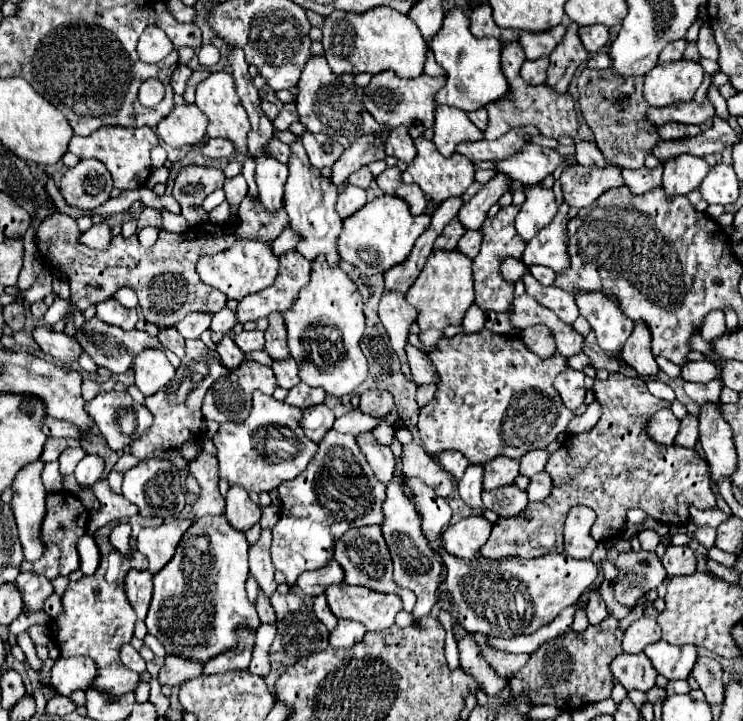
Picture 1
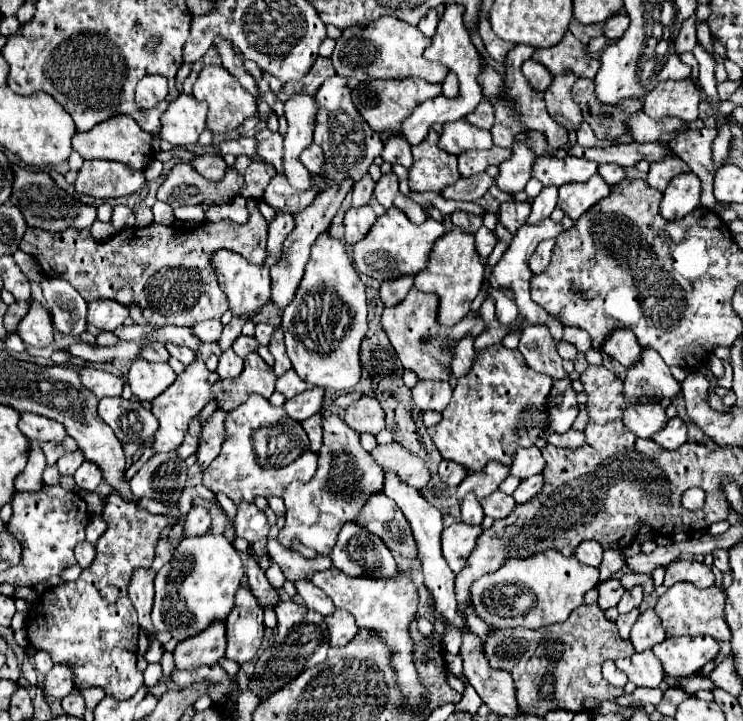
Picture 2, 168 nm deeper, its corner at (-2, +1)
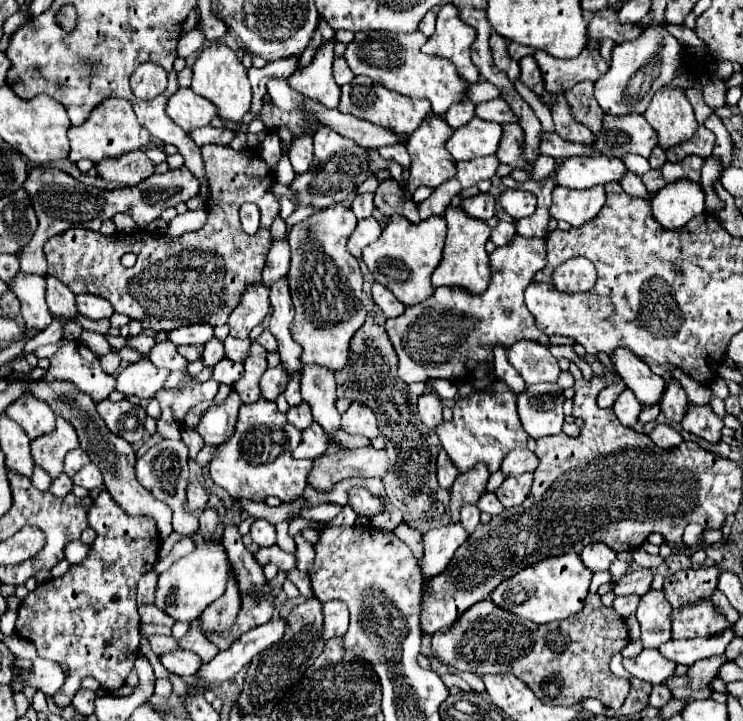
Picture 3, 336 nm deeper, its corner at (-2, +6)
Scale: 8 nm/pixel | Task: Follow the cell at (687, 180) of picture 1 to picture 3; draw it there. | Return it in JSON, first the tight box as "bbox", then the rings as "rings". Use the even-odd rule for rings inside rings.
{"bbox":[653,180,705,228],"rings":[[[677,180],[663,186],[653,198],[653,218],[665,228],[681,228],[705,210],[705,194],[697,182]]]}

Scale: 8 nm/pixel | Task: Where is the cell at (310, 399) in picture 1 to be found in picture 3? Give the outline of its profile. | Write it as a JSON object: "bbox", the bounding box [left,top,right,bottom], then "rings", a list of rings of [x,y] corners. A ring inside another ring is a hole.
{"bbox":[287,402,313,430],"rings":[[[301,402],[299,406],[289,408],[289,412],[287,412],[287,420],[289,420],[289,424],[297,426],[299,430],[305,430],[305,428],[313,422],[313,416],[311,416],[311,410],[309,410],[307,402]]]}

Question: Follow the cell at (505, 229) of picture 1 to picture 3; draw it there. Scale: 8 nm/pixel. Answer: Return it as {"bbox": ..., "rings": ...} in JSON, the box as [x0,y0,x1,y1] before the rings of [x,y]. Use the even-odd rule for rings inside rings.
{"bbox":[499,190,535,220],"rings":[[[505,190],[499,196],[499,204],[515,220],[527,218],[527,216],[531,216],[535,212],[535,198],[533,198],[533,194],[523,192],[523,190]]]}

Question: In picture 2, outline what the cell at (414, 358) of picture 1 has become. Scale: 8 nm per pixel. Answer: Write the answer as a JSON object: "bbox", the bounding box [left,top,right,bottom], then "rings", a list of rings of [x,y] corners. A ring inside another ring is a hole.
{"bbox":[413,381,453,413],"rings":[[[417,381],[413,389],[413,403],[421,411],[441,413],[451,399],[451,391],[453,391],[451,385],[443,381]]]}

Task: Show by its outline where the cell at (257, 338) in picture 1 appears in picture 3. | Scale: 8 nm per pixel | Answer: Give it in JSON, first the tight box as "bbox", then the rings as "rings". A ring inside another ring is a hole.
{"bbox":[225,336,251,362],"rings":[[[227,336],[225,338],[225,358],[233,360],[233,362],[245,362],[249,346],[251,346],[251,338]]]}

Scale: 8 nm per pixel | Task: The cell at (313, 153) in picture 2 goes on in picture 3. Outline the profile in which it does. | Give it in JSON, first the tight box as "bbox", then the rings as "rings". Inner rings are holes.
{"bbox":[289,136,313,174],"rings":[[[311,136],[295,138],[295,142],[289,150],[289,158],[291,158],[293,170],[297,174],[303,174],[305,170],[309,170],[311,162],[313,162],[313,140],[311,140]]]}

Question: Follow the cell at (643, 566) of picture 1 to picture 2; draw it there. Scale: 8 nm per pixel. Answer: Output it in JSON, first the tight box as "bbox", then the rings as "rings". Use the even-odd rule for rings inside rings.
{"bbox":[617,587,643,613],"rings":[[[633,587],[633,589],[625,591],[625,595],[621,597],[617,609],[619,609],[619,613],[629,613],[631,609],[639,607],[641,601],[643,601],[643,589],[641,587]]]}

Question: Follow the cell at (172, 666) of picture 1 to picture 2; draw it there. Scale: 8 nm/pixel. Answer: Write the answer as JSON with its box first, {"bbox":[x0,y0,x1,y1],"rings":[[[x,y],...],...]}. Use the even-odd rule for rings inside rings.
{"bbox":[175,621,225,669],"rings":[[[217,621],[201,635],[193,635],[193,639],[183,639],[175,649],[175,667],[179,669],[195,669],[201,665],[213,665],[217,659],[225,655],[225,621]]]}

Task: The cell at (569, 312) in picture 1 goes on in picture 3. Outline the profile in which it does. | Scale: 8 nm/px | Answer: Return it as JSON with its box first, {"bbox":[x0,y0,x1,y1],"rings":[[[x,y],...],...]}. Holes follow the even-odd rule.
{"bbox":[385,234,551,384],"rings":[[[515,234],[509,244],[497,248],[489,258],[491,282],[483,294],[471,296],[459,288],[439,286],[427,300],[407,306],[401,316],[385,322],[389,340],[399,356],[399,378],[403,382],[411,384],[427,378],[461,380],[477,362],[493,360],[491,348],[495,344],[511,346],[523,338],[545,346],[551,344],[549,336],[537,330],[535,318],[523,300],[533,274],[545,266],[545,242]]]}

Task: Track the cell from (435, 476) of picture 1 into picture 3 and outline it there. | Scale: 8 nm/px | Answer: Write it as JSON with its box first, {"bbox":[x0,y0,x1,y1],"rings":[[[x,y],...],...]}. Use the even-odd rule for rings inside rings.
{"bbox":[309,446,391,490],"rings":[[[365,446],[347,450],[337,458],[317,458],[309,474],[309,484],[315,490],[327,490],[343,478],[383,478],[387,472],[391,472],[387,450],[375,450],[373,446]]]}

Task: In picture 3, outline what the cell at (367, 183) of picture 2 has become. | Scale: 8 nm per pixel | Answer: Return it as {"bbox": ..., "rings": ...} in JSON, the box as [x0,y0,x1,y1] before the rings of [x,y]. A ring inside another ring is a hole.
{"bbox":[351,192,375,220],"rings":[[[367,192],[367,194],[357,194],[355,200],[353,200],[353,204],[351,204],[351,210],[353,210],[353,214],[355,214],[359,220],[371,216],[373,208],[375,208],[375,204],[373,204],[373,194],[371,194],[371,192]]]}

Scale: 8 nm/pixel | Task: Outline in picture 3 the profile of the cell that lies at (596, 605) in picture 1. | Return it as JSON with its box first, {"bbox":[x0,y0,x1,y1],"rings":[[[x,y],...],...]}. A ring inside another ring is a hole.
{"bbox":[613,568,653,596],"rings":[[[647,568],[627,572],[621,580],[615,582],[613,594],[615,596],[629,596],[629,594],[643,596],[651,590],[651,580],[653,580],[653,572],[647,570]]]}

